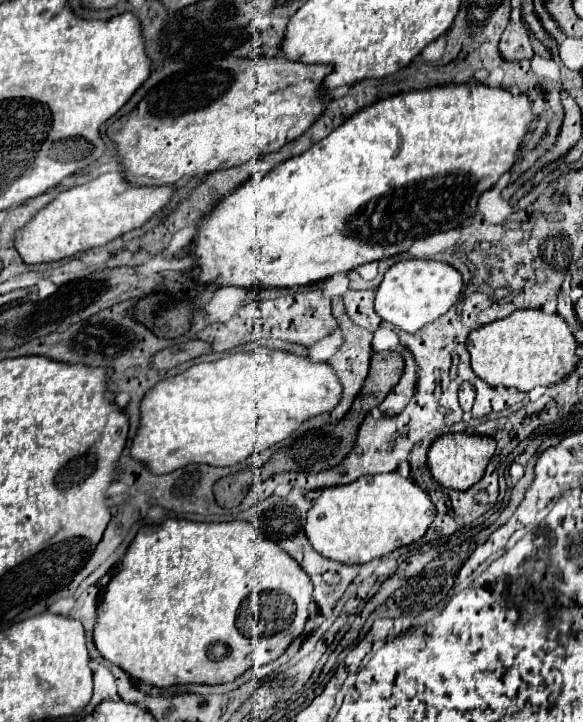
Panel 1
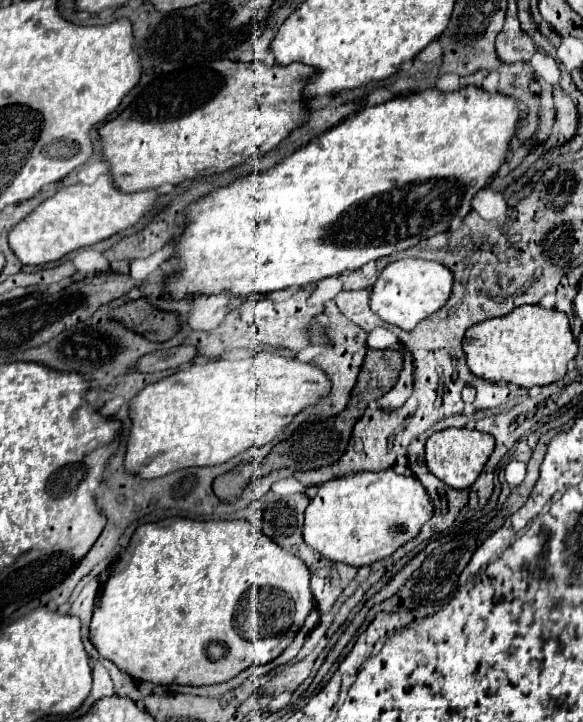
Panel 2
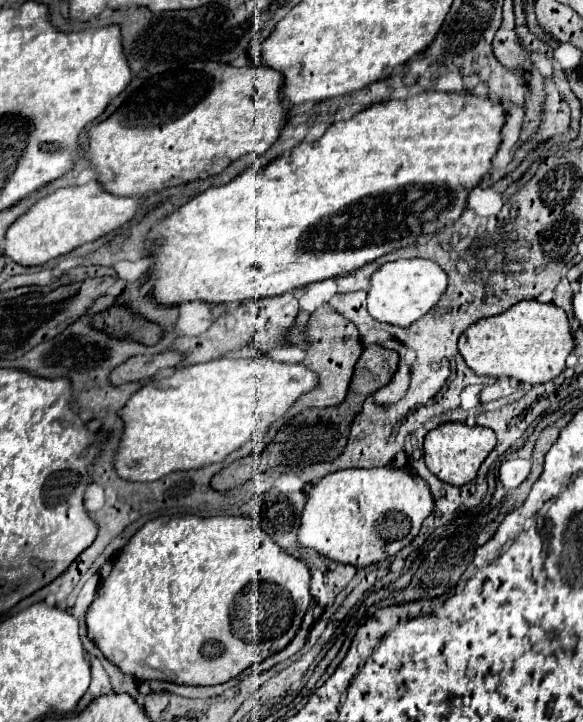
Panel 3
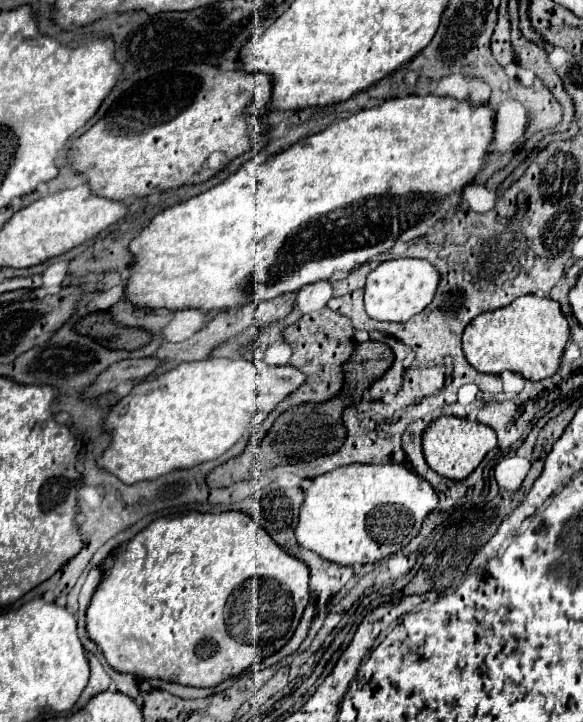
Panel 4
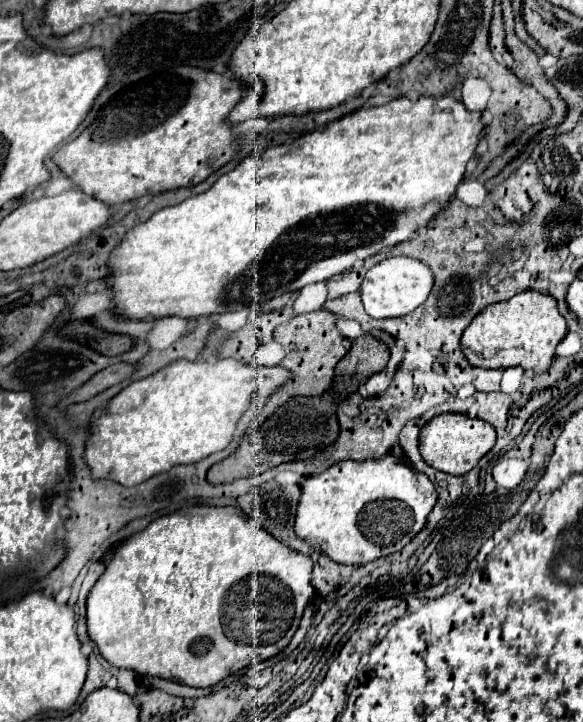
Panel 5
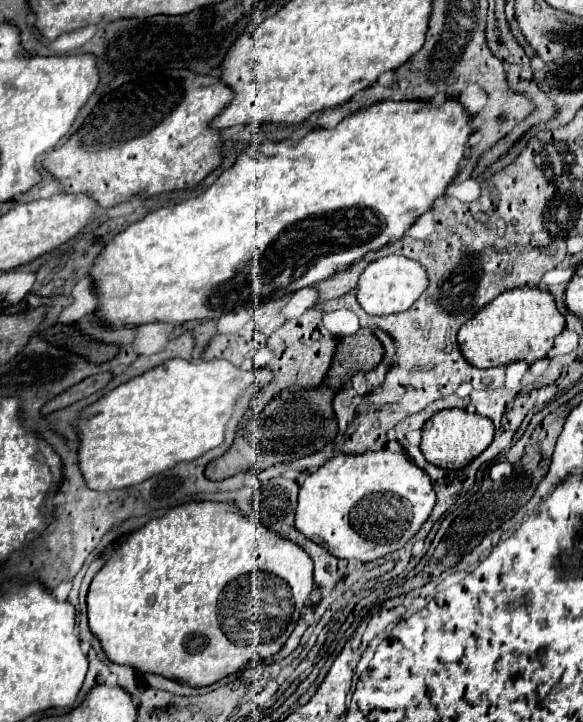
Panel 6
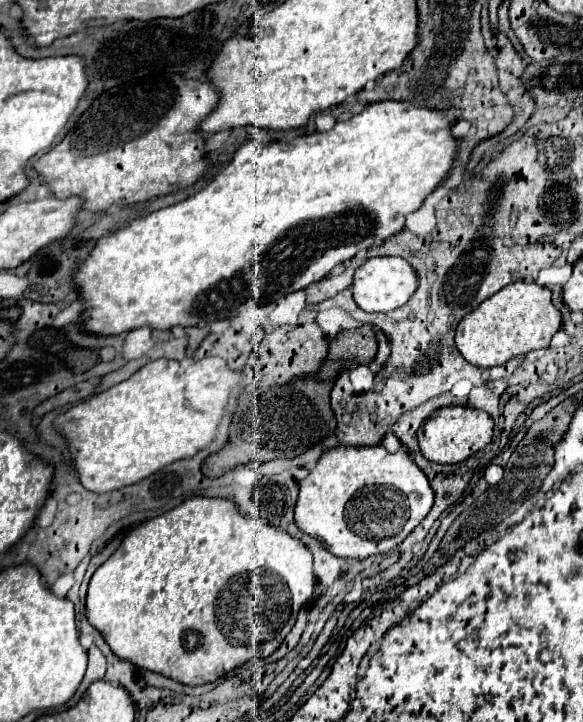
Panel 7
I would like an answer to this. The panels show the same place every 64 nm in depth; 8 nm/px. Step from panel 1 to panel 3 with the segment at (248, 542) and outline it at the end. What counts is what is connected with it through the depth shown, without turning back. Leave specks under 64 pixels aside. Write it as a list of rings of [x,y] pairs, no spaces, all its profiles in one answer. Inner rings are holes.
[[[178,516],[178,518],[154,518],[146,522],[132,538],[130,542],[120,550],[116,556],[114,568],[108,574],[108,578],[102,582],[96,600],[92,602],[92,608],[88,608],[86,624],[88,624],[88,638],[100,648],[100,652],[106,656],[108,662],[118,666],[124,674],[130,674],[138,680],[166,680],[176,684],[188,684],[188,686],[214,686],[228,682],[230,678],[236,678],[242,670],[246,670],[252,664],[258,664],[272,654],[280,652],[288,646],[288,642],[296,636],[300,622],[308,610],[310,604],[310,570],[308,566],[286,554],[272,538],[266,536],[264,530],[260,530],[252,518],[248,516]]]

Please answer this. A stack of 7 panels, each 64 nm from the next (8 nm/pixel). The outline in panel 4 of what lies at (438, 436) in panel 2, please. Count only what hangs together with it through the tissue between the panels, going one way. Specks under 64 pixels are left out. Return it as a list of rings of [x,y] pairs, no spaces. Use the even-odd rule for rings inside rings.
[[[440,416],[432,420],[432,424],[424,430],[422,436],[422,450],[428,466],[450,480],[464,480],[466,476],[470,476],[470,472],[484,460],[484,456],[494,446],[496,446],[496,432],[490,426],[456,416]]]

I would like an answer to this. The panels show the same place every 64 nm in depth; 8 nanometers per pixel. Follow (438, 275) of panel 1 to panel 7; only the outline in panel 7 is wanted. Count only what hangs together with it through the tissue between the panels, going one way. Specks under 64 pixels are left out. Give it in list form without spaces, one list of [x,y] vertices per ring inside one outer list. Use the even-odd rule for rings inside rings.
[[[400,256],[368,258],[356,272],[352,282],[352,298],[366,312],[388,312],[408,302],[412,292],[418,288],[418,276],[412,266]]]

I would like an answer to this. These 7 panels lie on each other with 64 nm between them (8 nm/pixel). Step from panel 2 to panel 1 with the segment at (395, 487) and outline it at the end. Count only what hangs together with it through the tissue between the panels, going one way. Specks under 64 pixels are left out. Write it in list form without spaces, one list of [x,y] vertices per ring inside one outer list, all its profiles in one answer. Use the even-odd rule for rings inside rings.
[[[390,472],[390,474],[364,476],[350,484],[340,484],[320,490],[320,498],[308,510],[304,532],[318,554],[342,564],[366,564],[374,558],[382,558],[384,554],[394,552],[400,546],[408,546],[414,540],[420,540],[426,534],[428,526],[432,524],[434,516],[436,516],[436,506],[432,504],[430,496],[416,482],[402,478],[396,472]]]

